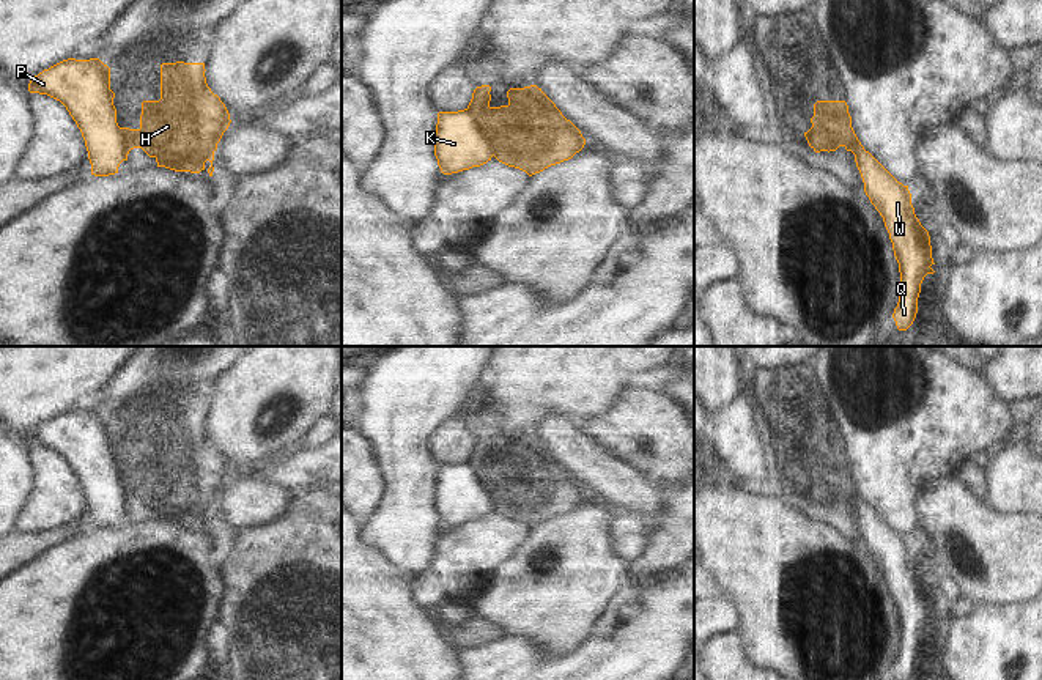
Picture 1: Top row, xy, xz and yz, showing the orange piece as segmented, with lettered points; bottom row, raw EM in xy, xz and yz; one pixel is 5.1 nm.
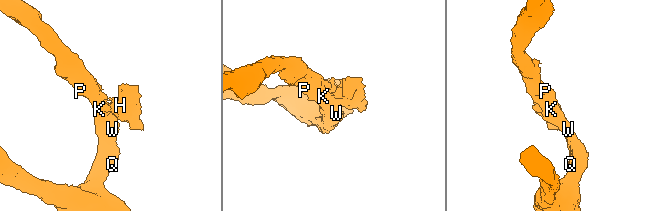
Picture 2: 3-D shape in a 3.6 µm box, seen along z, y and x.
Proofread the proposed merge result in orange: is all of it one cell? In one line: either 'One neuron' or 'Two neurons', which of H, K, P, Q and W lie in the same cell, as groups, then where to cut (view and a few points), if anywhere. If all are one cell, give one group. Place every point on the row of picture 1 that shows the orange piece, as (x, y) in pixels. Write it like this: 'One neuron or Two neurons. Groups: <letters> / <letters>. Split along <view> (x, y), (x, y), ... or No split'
Two neurons. Groups: H / K P Q W. Split along xz (509, 106), (507, 110), (495, 115), (496, 136), (491, 155)

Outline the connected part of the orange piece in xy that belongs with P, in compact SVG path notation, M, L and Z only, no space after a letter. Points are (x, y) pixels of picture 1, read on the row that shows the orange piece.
M99 58L63 60L35 76L28 91L47 94L66 107L85 140L91 175L118 173L129 151L142 148L142 129L120 128L116 123L110 68Z

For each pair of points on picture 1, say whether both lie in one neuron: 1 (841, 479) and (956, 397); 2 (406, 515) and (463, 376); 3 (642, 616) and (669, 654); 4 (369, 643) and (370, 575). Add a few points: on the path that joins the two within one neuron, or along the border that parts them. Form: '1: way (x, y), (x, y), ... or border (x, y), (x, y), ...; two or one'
1: way (869, 469), (927, 414); one
2: way (406, 480), (406, 433), (428, 411); one
3: way (644, 625), (660, 644); one
4: way (369, 625), (369, 592); one

